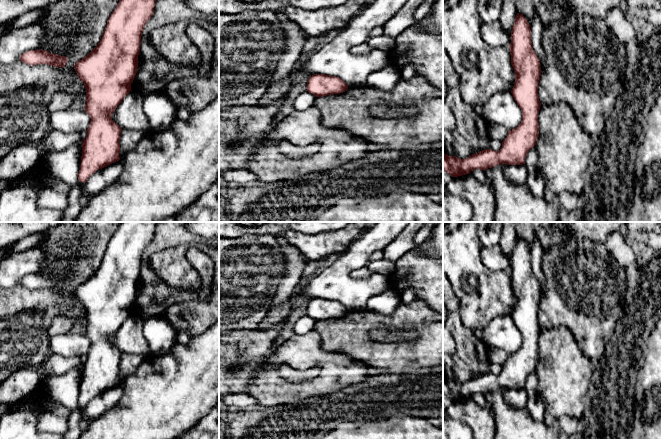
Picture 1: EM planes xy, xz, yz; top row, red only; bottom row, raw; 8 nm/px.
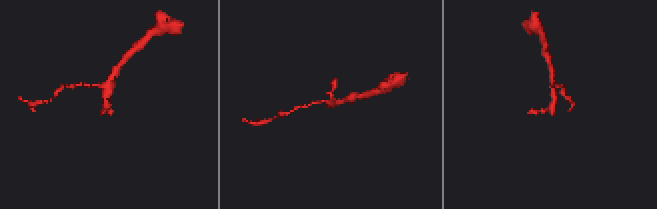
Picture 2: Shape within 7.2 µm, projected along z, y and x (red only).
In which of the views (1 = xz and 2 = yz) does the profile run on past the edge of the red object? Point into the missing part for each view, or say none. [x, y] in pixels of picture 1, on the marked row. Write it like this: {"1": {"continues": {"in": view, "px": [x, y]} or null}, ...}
{"1": {"continues": null}, "2": {"continues": null}}

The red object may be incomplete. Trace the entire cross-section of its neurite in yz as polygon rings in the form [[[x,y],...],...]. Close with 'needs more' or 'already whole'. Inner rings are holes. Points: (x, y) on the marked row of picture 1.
[[[517,13],[509,46],[511,65],[515,73],[511,93],[522,110],[521,123],[509,130],[499,151],[486,149],[465,159],[448,156],[443,152],[443,171],[452,177],[470,174],[474,169],[484,171],[499,164],[525,164],[528,151],[536,145],[539,135],[538,113],[541,106],[538,97],[541,67],[532,48],[530,27],[527,19]]]; already whole

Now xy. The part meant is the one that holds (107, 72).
[[[120,0],[111,13],[99,44],[84,58],[76,62],[74,69],[86,89],[86,104],[84,110],[90,116],[91,122],[87,129],[87,137],[83,140],[81,165],[78,173],[80,182],[86,182],[98,169],[102,169],[120,160],[120,133],[122,128],[111,118],[111,115],[131,90],[138,67],[141,36],[147,21],[152,17],[156,0]]]; already whole

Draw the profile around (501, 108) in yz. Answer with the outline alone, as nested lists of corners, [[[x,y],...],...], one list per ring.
[[[511,91],[494,94],[483,106],[482,117],[488,124],[500,124],[508,130],[519,126],[522,110],[519,108]]]

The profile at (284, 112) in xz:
[[[291,106],[283,108],[278,114],[275,115],[274,124],[286,118],[290,114],[290,111],[291,111]]]

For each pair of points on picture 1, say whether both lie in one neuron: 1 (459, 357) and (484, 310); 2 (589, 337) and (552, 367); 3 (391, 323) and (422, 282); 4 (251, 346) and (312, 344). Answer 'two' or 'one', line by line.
1: two
2: two
3: two
4: two

